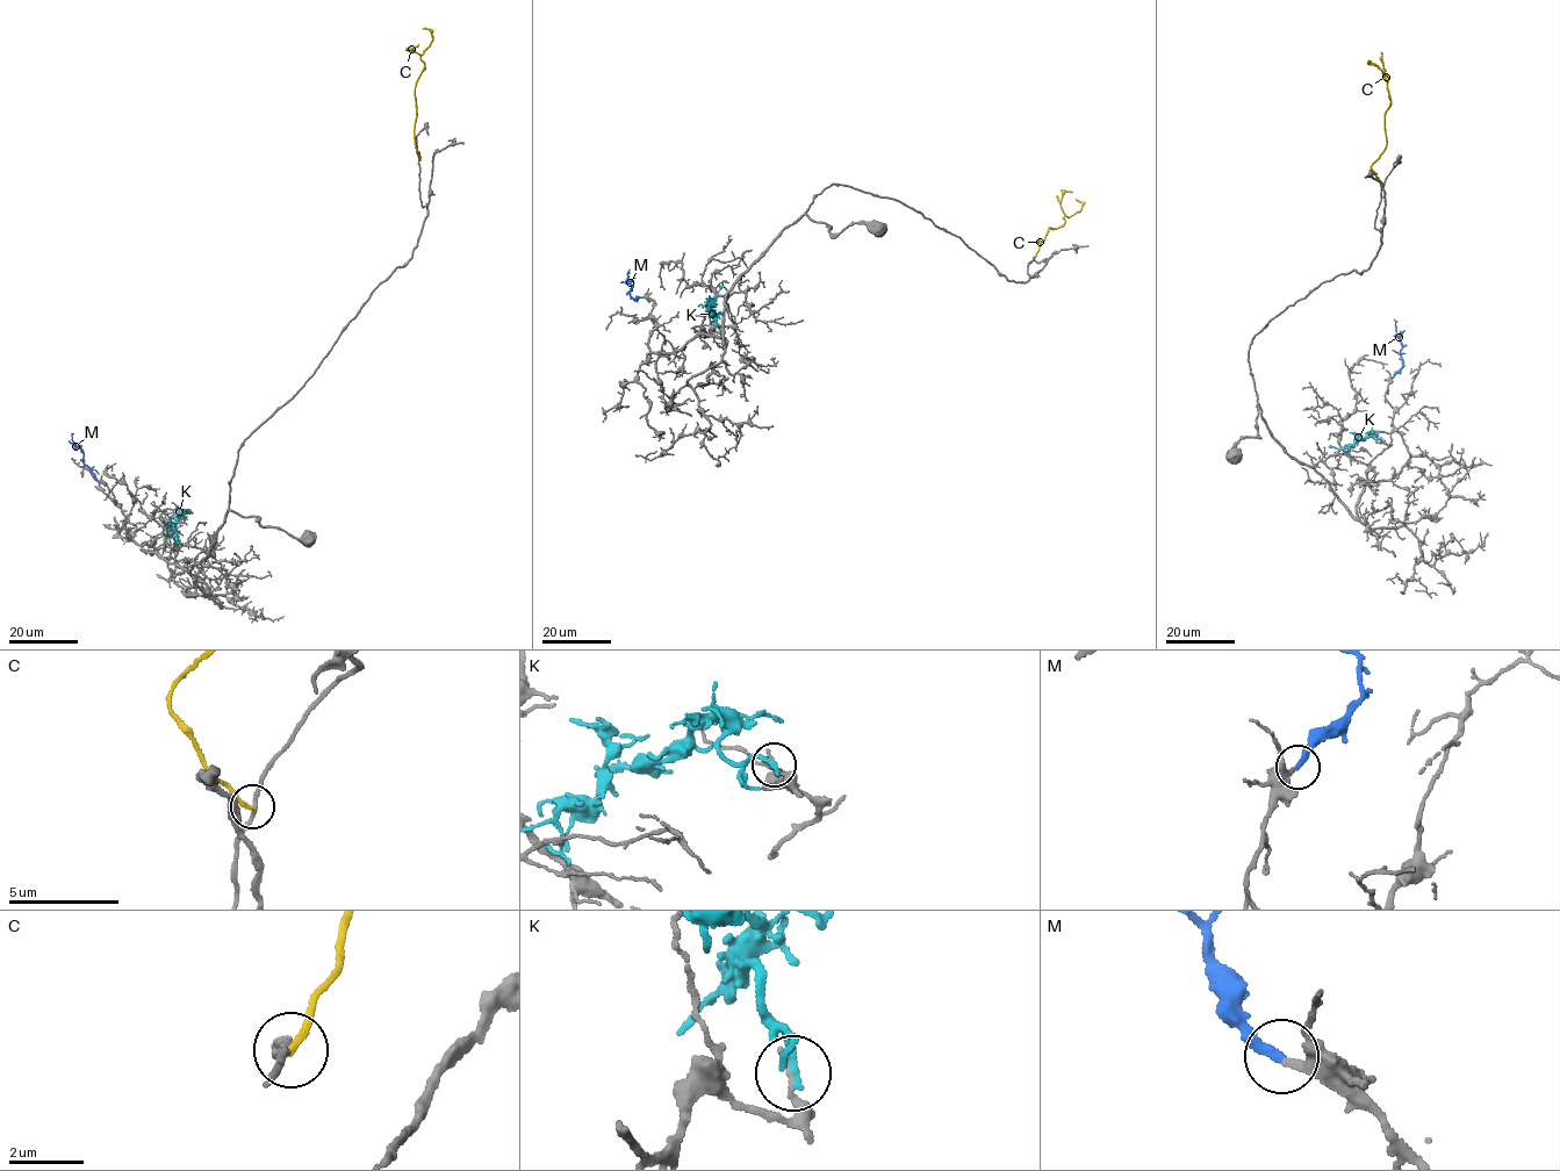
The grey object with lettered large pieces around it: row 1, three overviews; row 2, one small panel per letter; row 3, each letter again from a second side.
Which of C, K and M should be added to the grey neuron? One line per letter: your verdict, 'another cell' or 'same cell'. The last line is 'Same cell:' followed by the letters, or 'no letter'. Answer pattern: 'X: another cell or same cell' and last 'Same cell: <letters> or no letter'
C: another cell
K: another cell
M: same cell
Same cell: M

